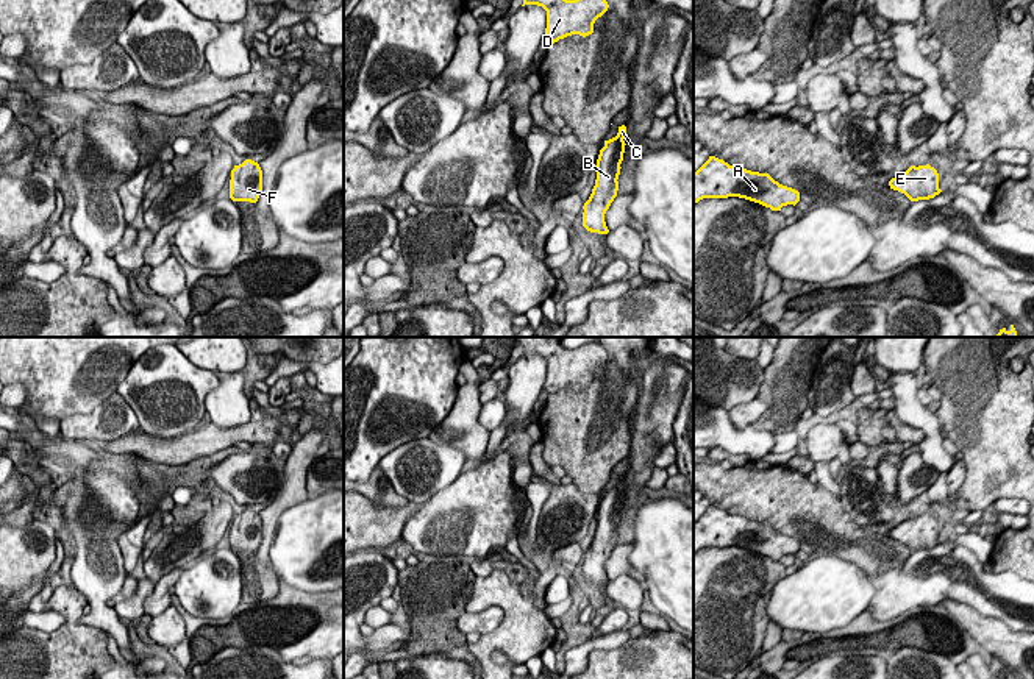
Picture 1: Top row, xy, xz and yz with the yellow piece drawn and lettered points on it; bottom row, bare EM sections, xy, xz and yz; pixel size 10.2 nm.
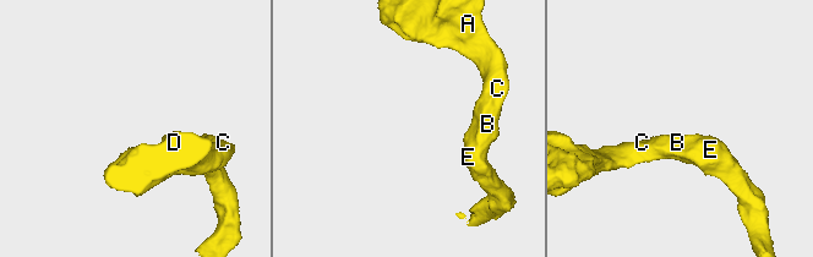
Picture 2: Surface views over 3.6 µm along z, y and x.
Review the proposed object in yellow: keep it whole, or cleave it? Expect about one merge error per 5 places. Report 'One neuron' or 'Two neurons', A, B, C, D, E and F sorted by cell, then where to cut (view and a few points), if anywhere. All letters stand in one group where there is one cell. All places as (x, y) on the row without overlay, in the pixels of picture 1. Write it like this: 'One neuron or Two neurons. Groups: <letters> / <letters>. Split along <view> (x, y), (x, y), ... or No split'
One neuron. Groups: A B C D E F. No split

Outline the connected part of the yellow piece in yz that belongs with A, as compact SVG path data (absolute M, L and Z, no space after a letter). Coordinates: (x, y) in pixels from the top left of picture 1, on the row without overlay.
M709 509L693 523L693 554L703 548L739 546L759 553L772 560L797 554L800 542L779 534L768 523L729 515L723 509Z

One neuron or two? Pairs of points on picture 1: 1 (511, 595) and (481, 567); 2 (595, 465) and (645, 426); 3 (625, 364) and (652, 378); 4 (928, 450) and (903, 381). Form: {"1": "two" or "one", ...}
{"1": "two", "2": "two", "3": "two", "4": "one"}

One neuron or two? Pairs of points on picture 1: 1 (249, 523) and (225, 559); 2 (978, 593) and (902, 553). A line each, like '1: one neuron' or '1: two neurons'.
1: two neurons
2: two neurons

